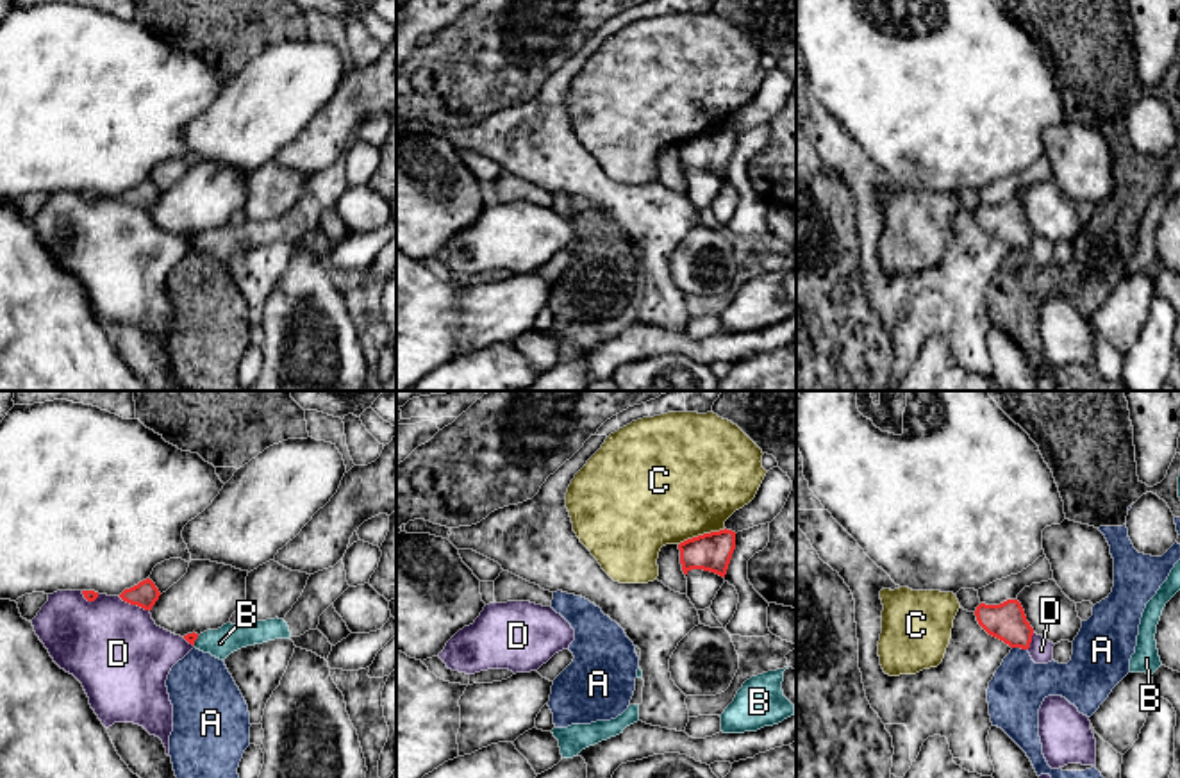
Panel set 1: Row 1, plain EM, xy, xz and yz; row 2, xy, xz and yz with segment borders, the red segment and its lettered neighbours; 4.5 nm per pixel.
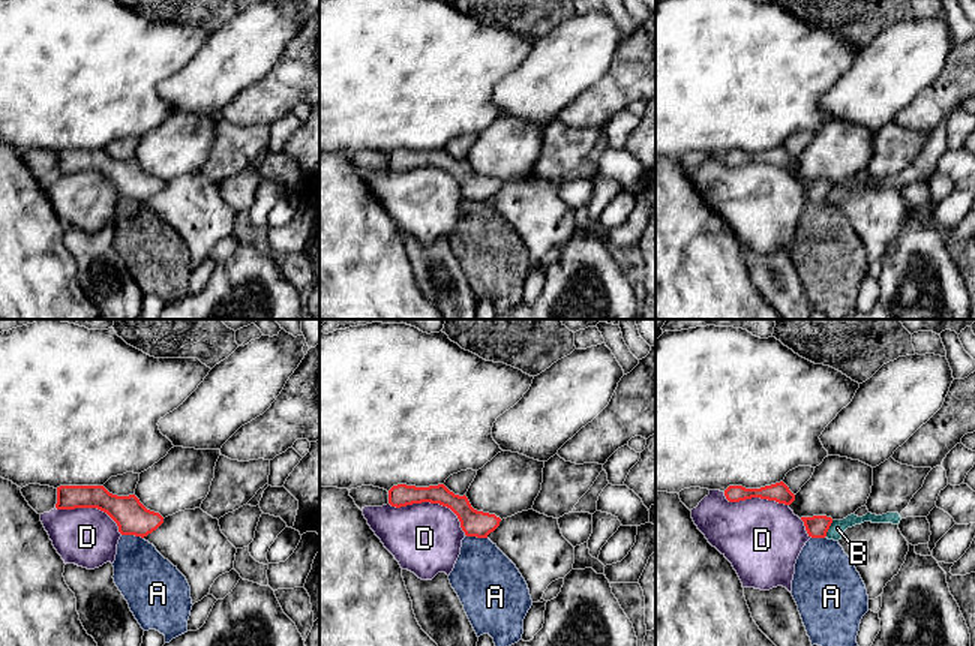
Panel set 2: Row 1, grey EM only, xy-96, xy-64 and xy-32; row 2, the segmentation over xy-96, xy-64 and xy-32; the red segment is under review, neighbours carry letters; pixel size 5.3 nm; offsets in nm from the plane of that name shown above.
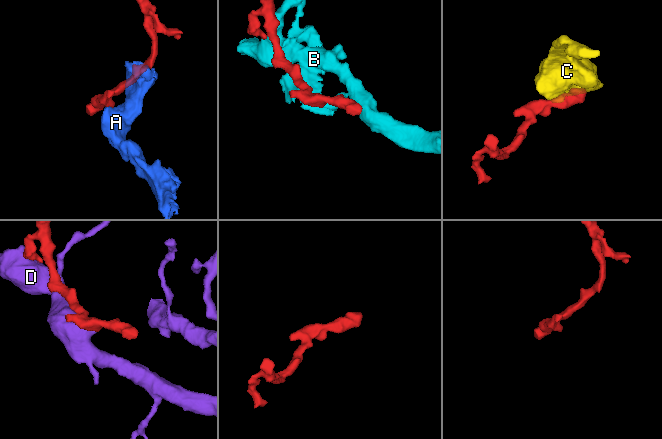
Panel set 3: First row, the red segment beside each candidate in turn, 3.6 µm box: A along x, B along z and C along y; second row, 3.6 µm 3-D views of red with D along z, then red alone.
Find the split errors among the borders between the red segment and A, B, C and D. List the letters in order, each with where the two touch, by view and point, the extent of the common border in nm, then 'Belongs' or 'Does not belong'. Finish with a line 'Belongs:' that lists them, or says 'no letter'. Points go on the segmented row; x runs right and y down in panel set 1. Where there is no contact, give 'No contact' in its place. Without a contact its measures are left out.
A: Touches red at yz (1020, 646). Shared border 70 nm. Does not belong
B: Touches red at xy (195, 639). Shared border 50 nm. Does not belong
C: Touches red at xz (704, 534). Shared border 220 nm. Does not belong
D: Touches red at xy (134, 604). Shared border 160 nm. Does not belong
Belongs: no letter

